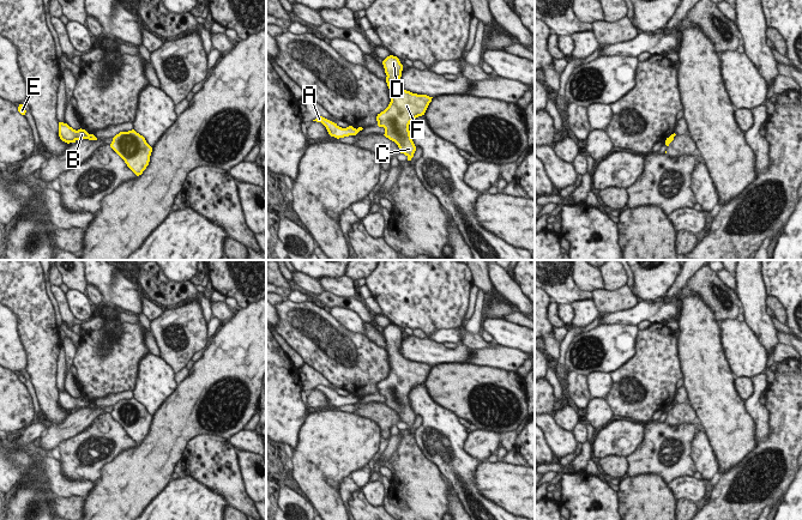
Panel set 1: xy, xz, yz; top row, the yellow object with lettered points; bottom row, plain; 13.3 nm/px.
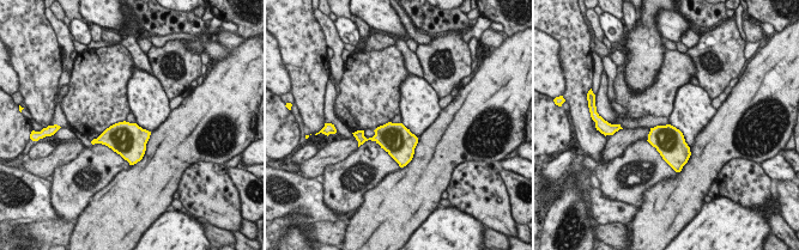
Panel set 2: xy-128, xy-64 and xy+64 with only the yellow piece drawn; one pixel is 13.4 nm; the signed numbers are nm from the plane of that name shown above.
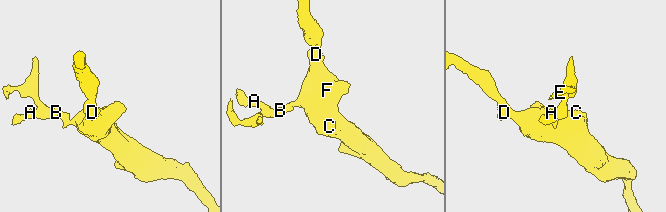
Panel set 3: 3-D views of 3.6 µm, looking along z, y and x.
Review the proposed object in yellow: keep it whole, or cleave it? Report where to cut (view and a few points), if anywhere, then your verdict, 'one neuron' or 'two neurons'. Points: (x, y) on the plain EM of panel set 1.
cut xy (90, 403), (86, 406); two neurons

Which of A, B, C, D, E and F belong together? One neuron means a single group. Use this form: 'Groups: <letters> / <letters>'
Groups: A B E / C D F.

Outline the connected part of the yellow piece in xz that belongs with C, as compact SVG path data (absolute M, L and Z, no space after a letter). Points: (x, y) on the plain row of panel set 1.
M387 325L382 333L387 344L391 370L384 380L378 382L378 394L385 397L384 404L394 410L400 422L411 429L416 415L411 407L409 393L416 386L424 383L433 365L412 362L402 355L403 333L397 325Z

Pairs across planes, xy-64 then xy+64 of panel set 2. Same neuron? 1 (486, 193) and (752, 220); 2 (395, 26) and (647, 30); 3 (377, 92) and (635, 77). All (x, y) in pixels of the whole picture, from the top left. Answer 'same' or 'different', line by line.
1: different
2: different
3: different

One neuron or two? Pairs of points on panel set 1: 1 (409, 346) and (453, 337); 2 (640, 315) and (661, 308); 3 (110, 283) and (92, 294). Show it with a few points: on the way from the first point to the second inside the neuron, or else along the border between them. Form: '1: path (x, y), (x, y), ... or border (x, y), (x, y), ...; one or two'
1: border (426, 338), (441, 344); two
2: path (645, 310), (656, 310); one
3: border (88, 283), (91, 283), (100, 291), (103, 300); two

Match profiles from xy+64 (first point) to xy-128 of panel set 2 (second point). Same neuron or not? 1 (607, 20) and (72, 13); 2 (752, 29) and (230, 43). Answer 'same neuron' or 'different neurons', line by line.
1: different neurons
2: same neuron

